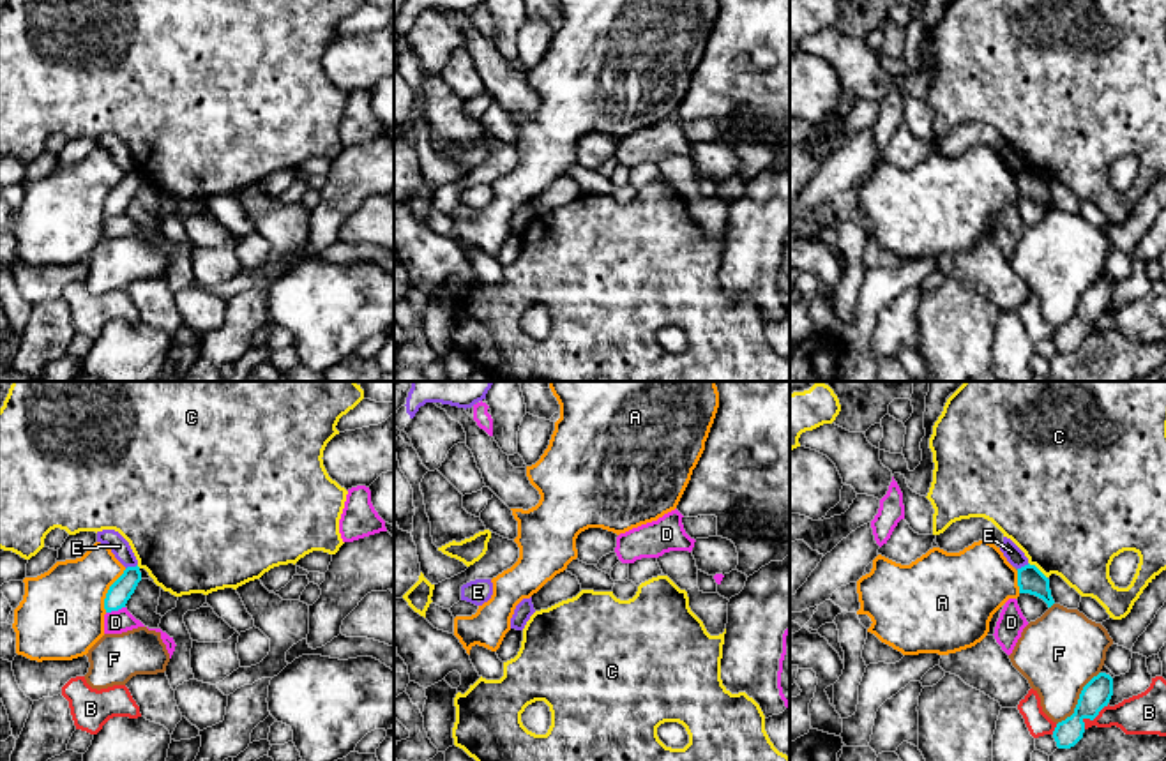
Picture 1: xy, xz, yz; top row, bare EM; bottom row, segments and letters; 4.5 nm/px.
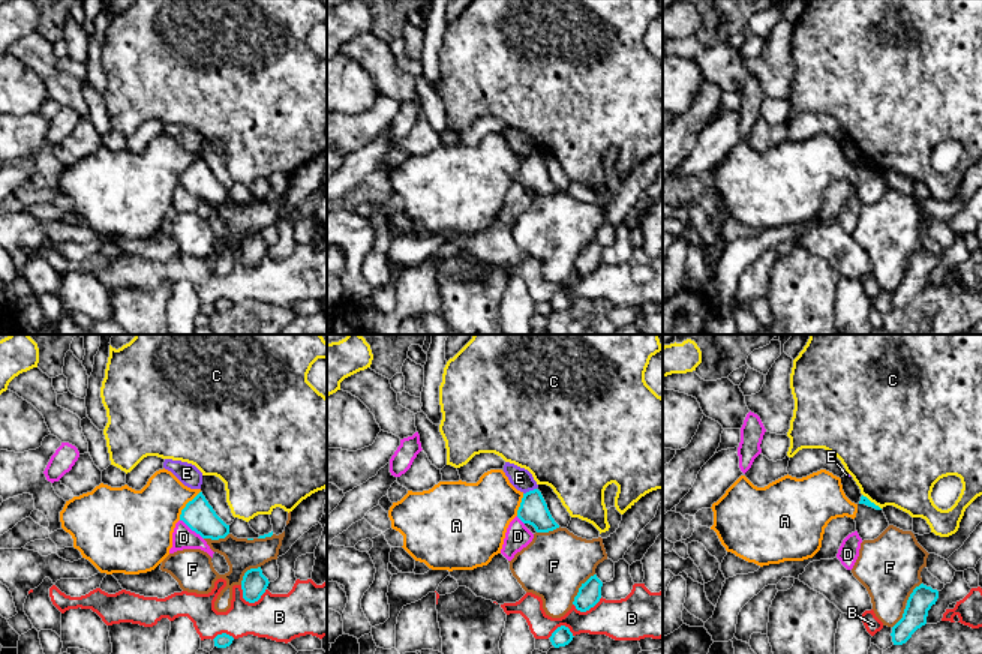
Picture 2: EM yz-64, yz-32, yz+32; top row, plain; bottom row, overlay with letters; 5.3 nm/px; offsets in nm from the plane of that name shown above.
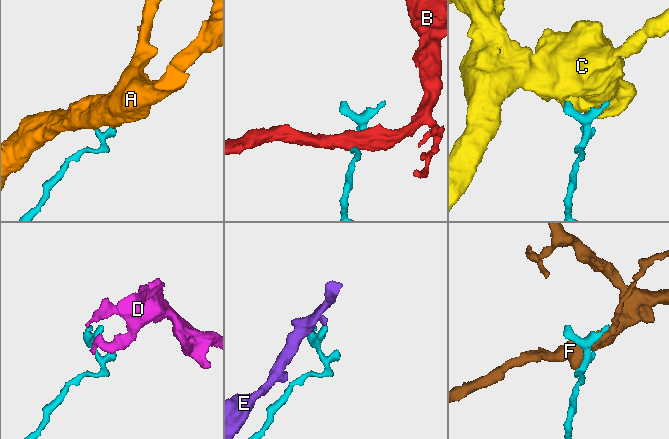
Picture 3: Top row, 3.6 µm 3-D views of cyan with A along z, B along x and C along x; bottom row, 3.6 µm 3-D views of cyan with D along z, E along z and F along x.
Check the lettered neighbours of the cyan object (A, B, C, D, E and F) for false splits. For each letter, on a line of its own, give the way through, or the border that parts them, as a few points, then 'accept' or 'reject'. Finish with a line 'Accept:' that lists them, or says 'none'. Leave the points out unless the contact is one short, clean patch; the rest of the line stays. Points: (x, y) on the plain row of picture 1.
A: reject
B: border yz (1108, 309), (1092, 323), (1085, 323), (1083, 332); reject
C: reject
D: border xy (124, 210), (106, 218); reject
E: border xy (136, 168), (126, 173); reject
F: reject
Accept: none

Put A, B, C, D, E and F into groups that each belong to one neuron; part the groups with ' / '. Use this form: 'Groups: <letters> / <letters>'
Groups: A / B / C / D / E / F

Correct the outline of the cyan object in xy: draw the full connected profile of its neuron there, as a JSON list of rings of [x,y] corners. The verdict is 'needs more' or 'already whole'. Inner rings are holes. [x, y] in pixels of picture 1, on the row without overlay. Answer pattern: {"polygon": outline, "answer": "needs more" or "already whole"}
{"polygon": [[[138,170],[127,171],[106,198],[106,203],[104,203],[106,217],[125,212],[127,205],[134,198],[140,185],[141,185],[140,171]]], "answer": "already whole"}

